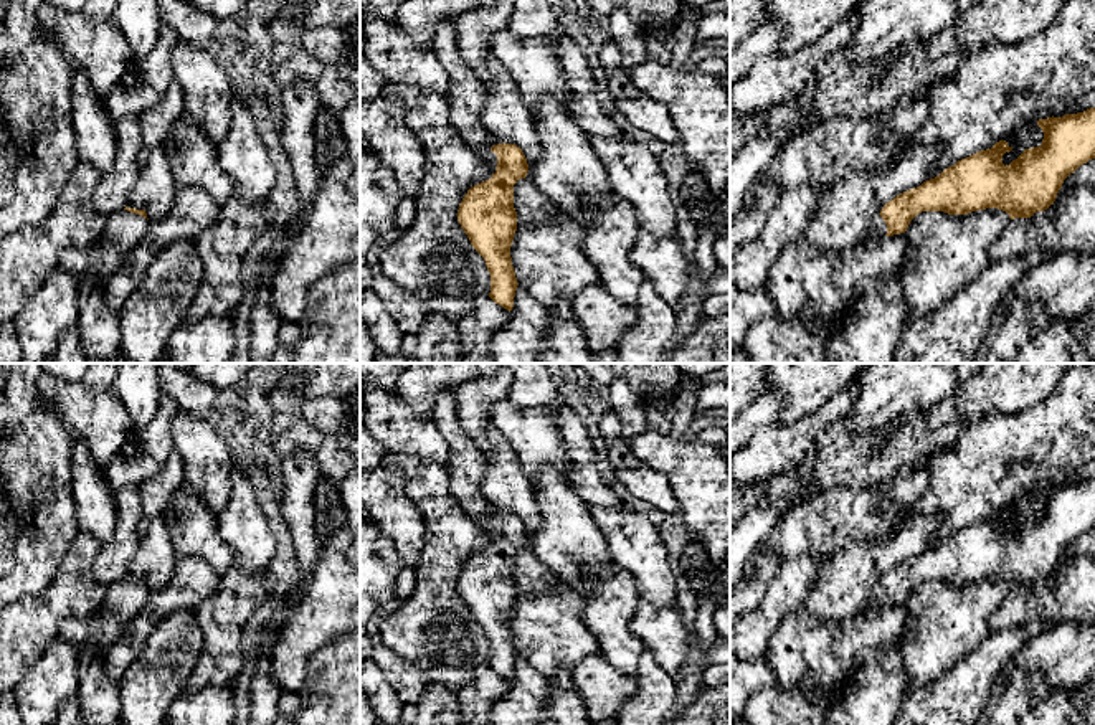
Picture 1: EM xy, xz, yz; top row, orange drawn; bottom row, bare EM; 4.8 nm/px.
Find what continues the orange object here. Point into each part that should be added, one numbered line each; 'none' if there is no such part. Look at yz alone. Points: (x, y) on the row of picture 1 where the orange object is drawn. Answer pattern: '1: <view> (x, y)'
1: yz (877, 228)

